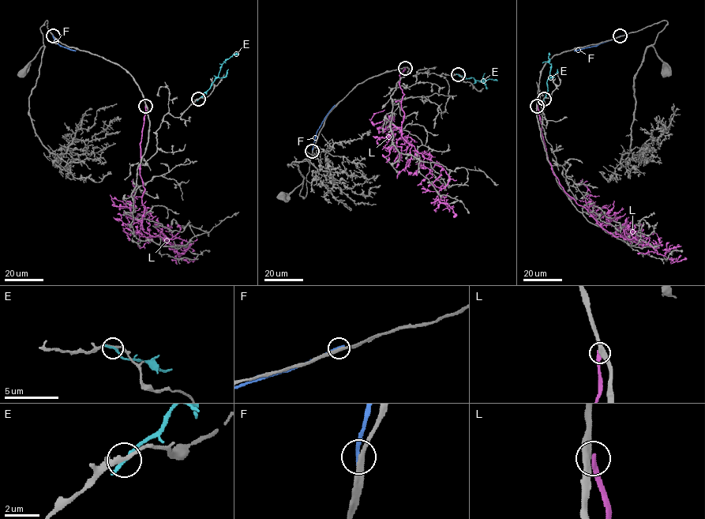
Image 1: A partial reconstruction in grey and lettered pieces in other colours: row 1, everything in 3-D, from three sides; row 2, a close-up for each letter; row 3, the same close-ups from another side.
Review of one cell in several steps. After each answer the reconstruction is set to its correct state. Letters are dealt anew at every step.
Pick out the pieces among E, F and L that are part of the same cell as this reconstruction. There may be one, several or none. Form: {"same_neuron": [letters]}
{"same_neuron": []}

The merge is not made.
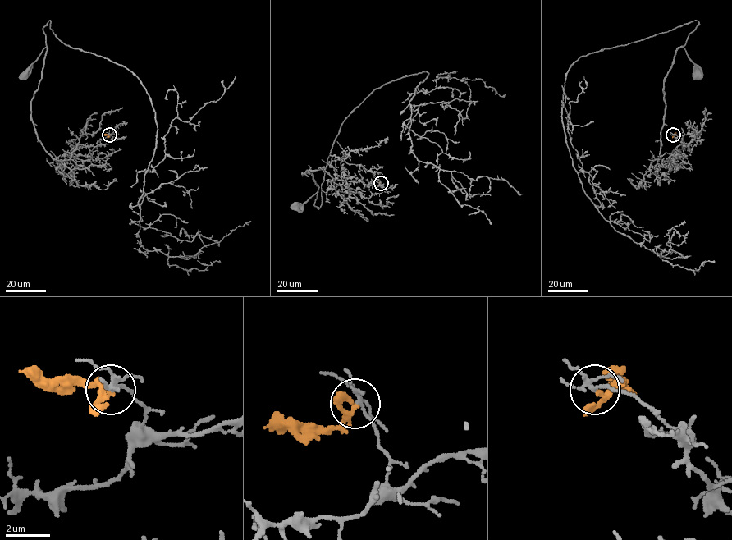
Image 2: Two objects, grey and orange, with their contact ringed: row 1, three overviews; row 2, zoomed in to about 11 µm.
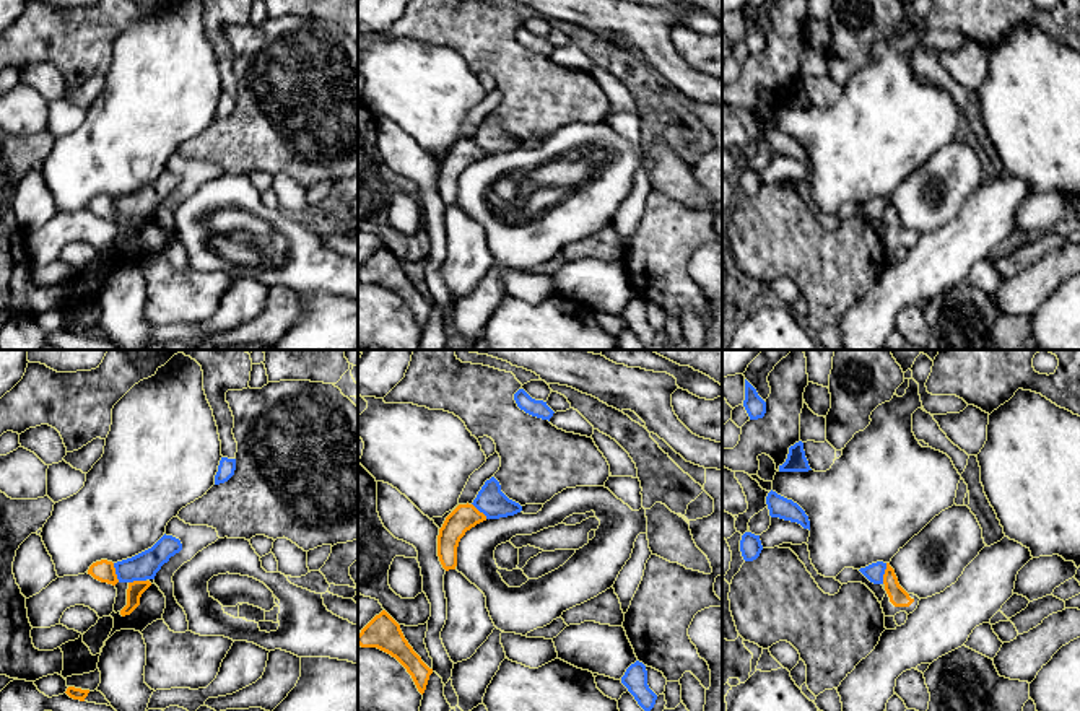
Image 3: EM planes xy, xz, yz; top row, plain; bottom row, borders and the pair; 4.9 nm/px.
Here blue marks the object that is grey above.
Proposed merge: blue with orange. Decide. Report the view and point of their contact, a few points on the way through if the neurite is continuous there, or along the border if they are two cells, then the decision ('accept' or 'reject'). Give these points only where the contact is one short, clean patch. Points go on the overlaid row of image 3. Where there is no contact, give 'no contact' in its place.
contact yz (884, 573); border yz (887, 563), (882, 583); reject

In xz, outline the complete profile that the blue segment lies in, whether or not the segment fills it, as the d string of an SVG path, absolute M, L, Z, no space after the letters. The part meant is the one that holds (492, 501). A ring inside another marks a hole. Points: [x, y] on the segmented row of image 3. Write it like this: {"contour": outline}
{"contour": "M494 477L485 482L472 504L483 513L486 519L507 517L522 511L519 503L509 499L501 491L501 485Z"}

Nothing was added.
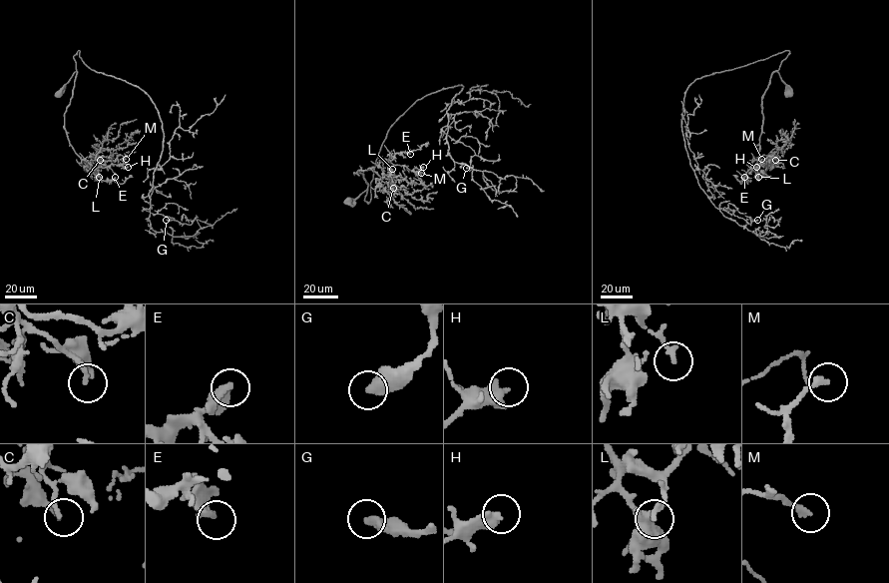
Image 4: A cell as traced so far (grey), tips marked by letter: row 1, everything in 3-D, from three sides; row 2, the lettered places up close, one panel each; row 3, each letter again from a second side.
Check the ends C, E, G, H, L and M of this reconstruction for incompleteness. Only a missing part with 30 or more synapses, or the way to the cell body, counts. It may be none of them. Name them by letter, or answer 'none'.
E, H, M

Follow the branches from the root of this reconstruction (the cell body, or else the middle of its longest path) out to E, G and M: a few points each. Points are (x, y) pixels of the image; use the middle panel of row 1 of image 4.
E: (349, 201), (353, 201), (367, 187), (363, 174), (354, 174), (358, 170), (372, 169), (397, 153), (410, 154)
G: (349, 201), (367, 190), (370, 202), (390, 127), (417, 100), (459, 85), (442, 130), (474, 151), (466, 168)
M: (349, 201), (353, 201), (367, 187), (363, 174), (354, 174), (358, 170), (372, 169), (388, 161), (421, 173)

